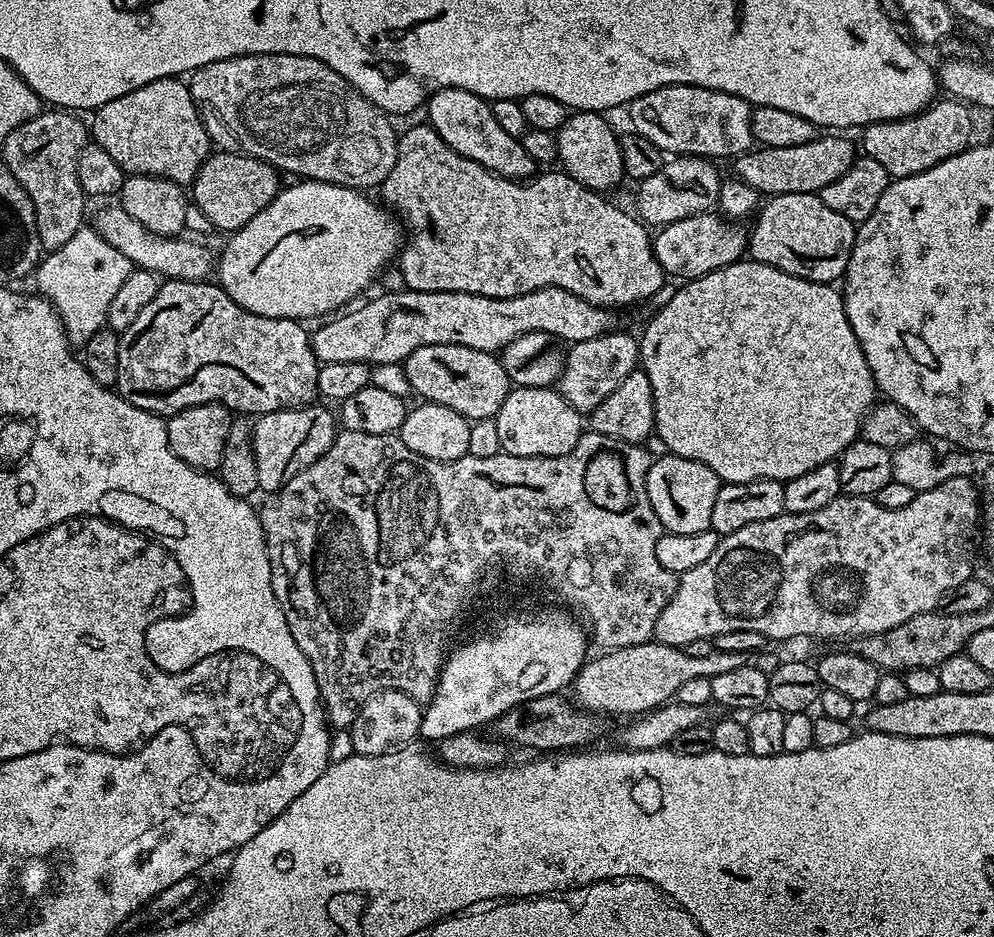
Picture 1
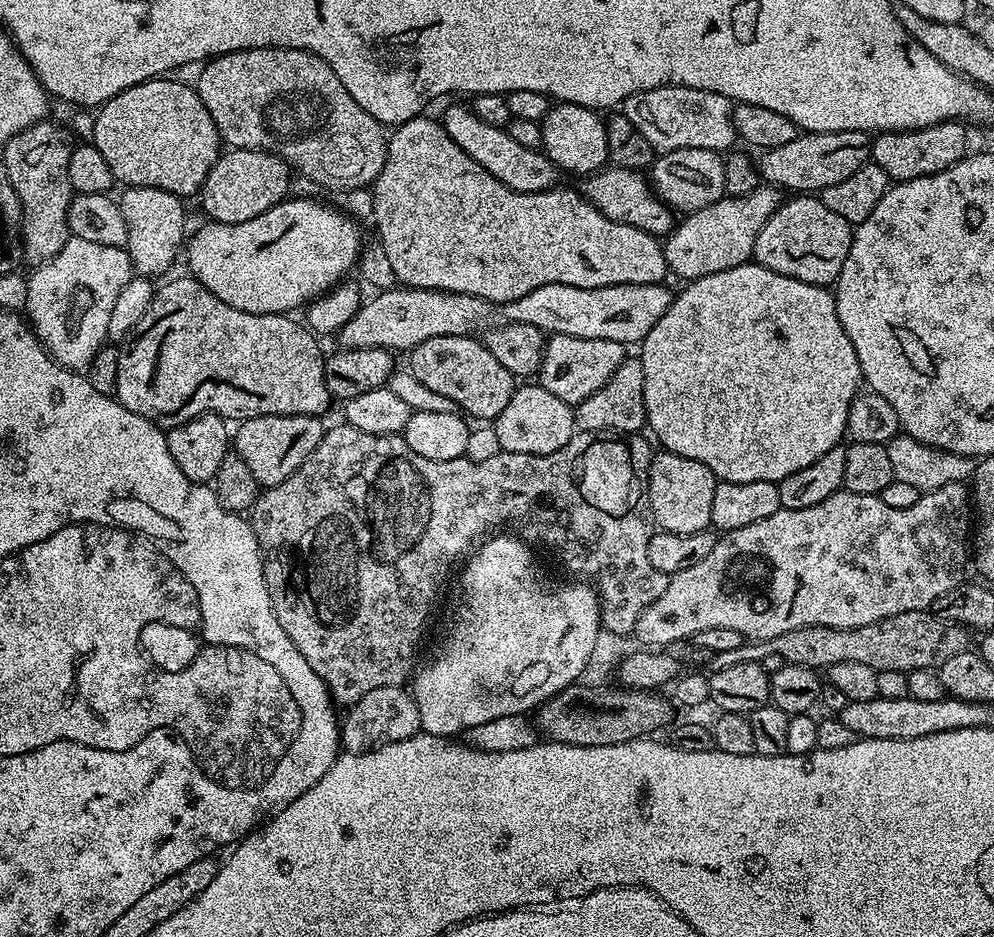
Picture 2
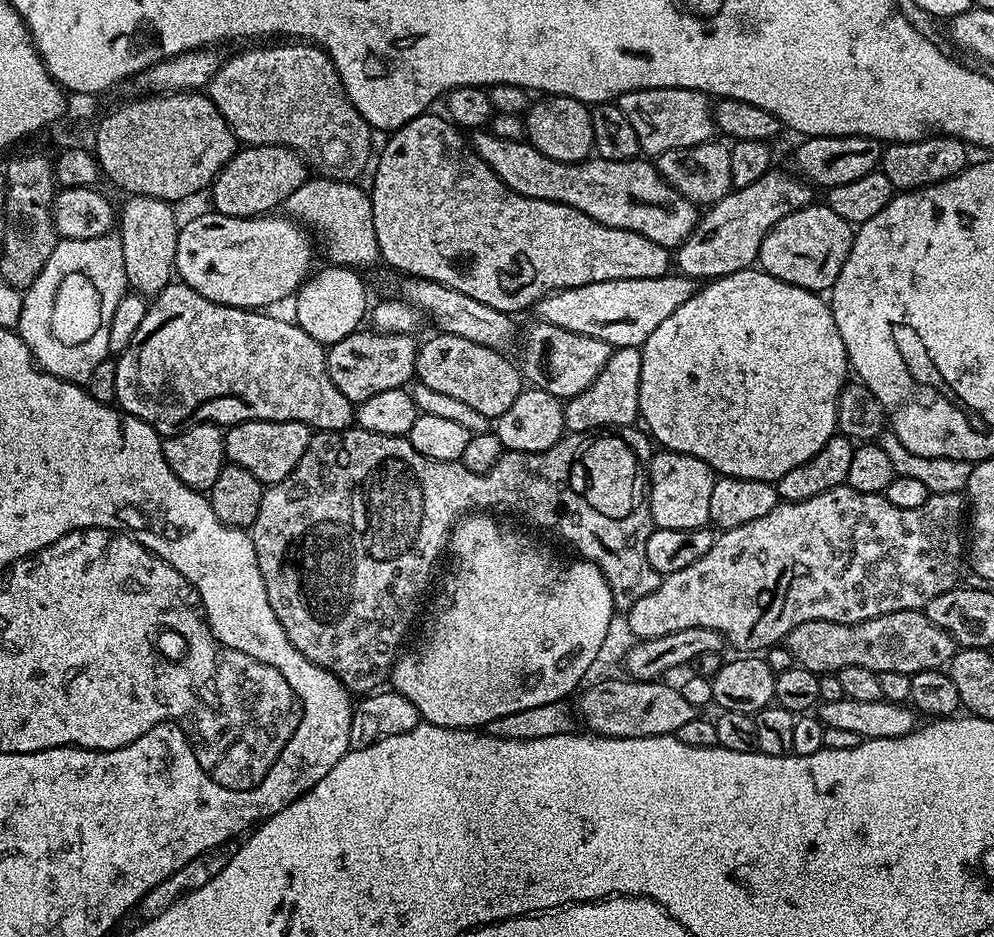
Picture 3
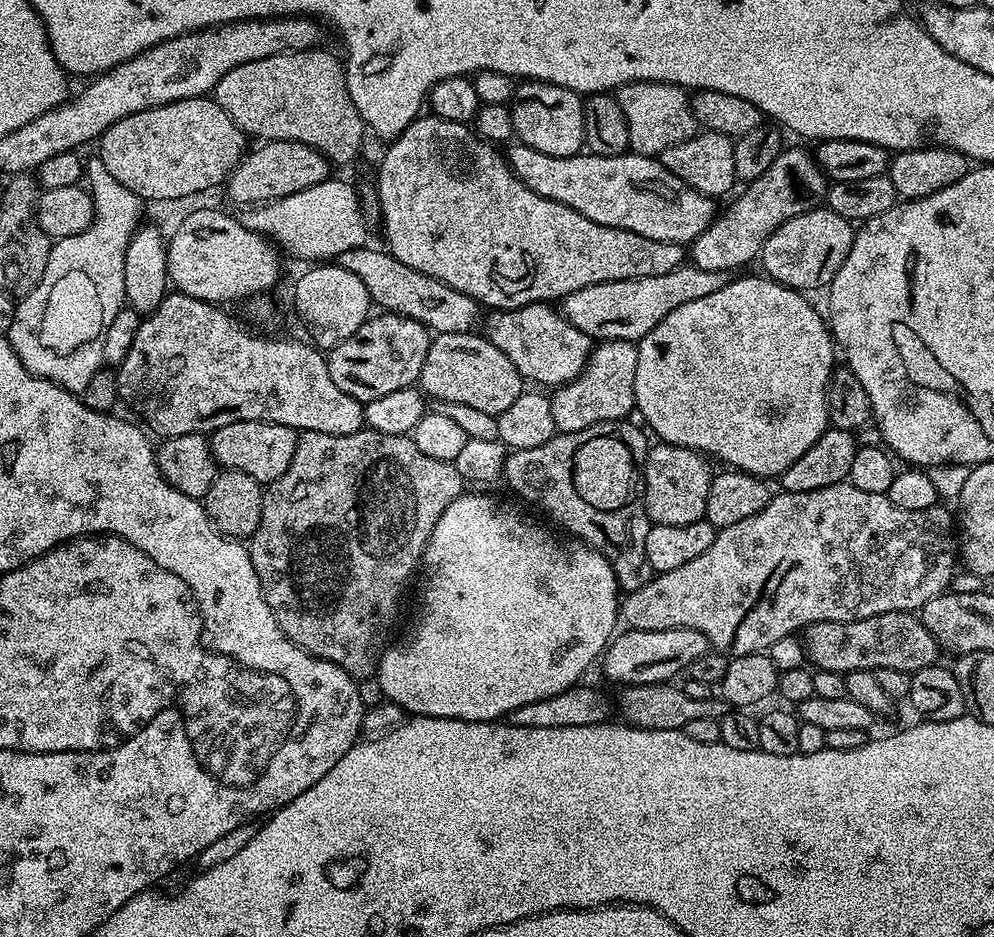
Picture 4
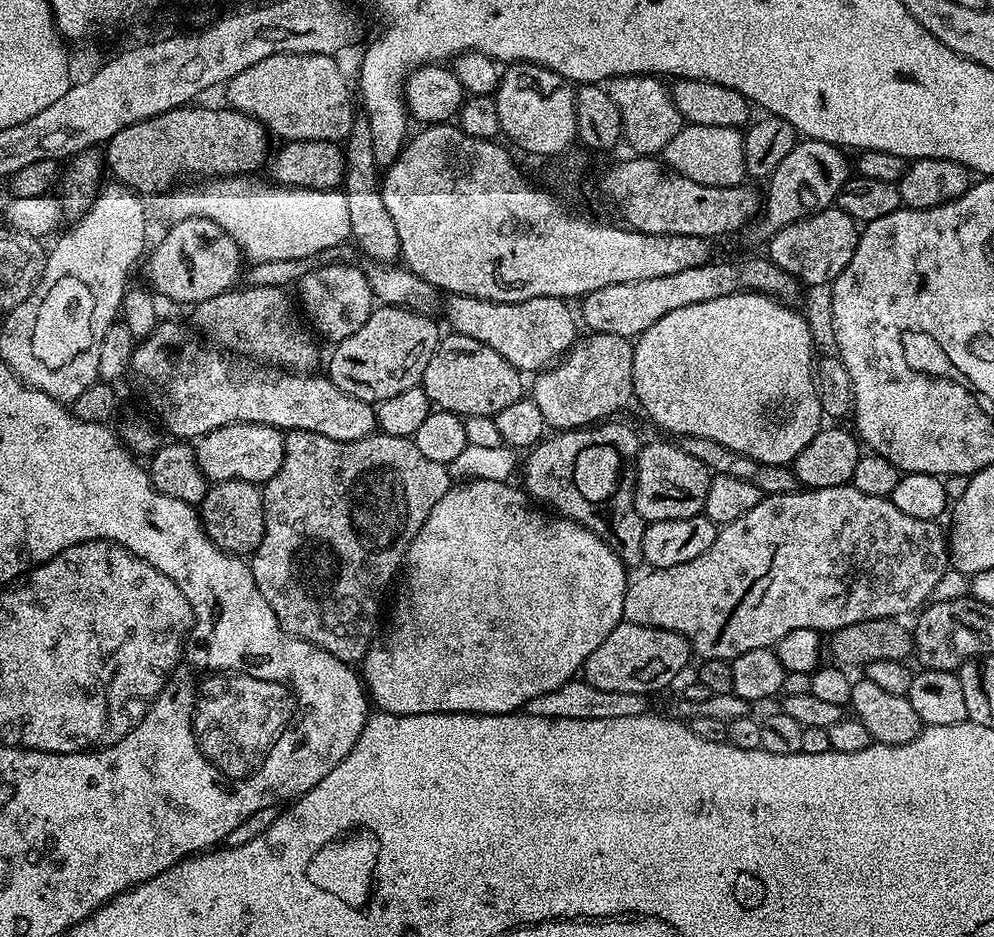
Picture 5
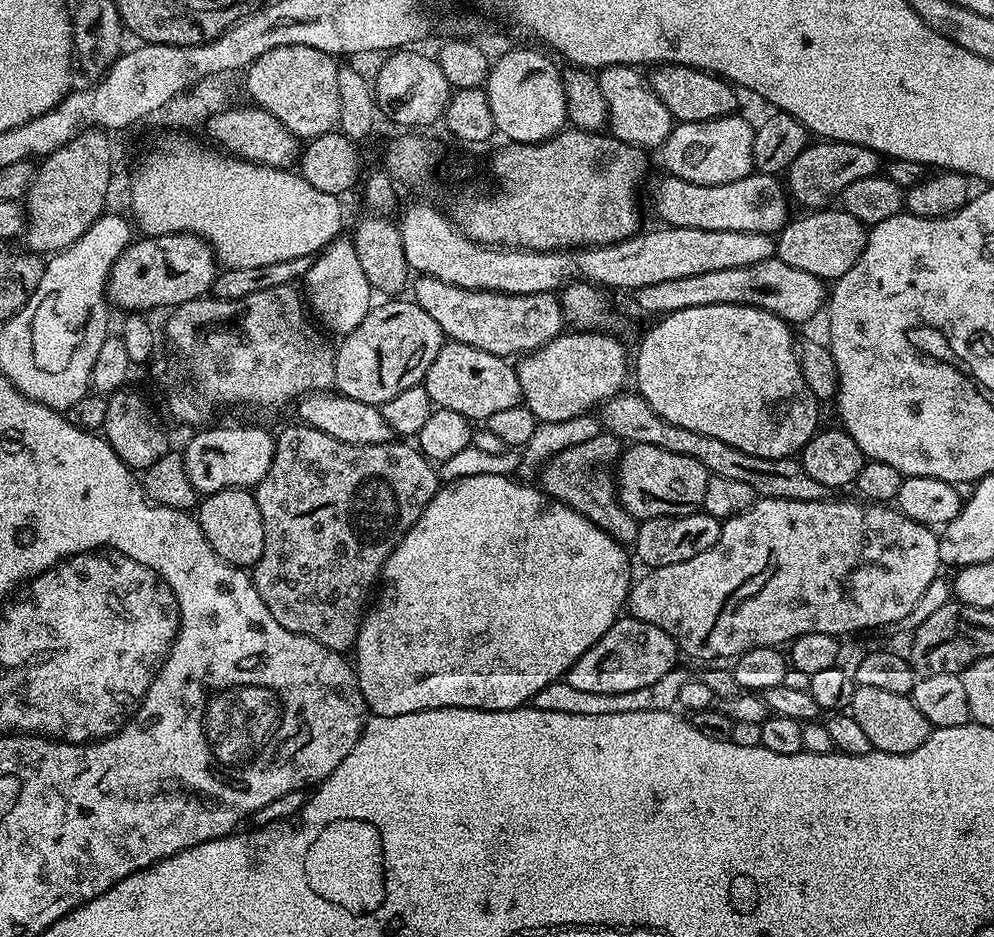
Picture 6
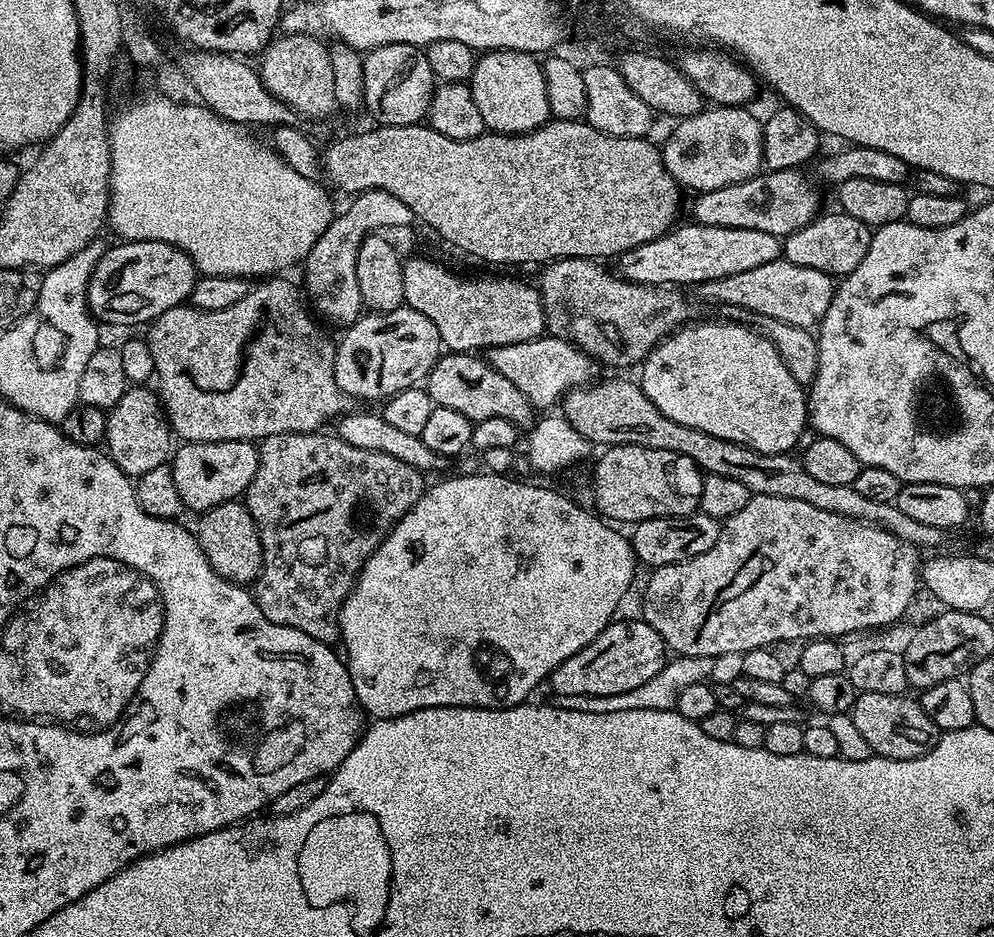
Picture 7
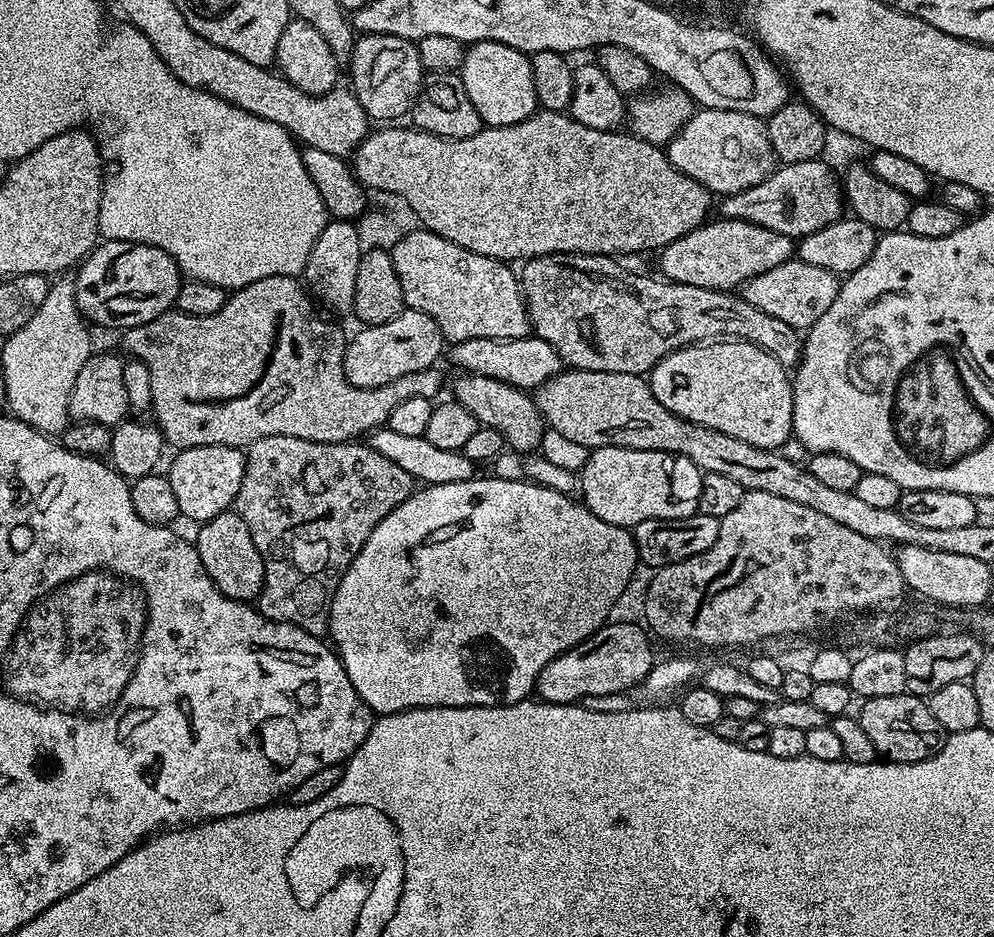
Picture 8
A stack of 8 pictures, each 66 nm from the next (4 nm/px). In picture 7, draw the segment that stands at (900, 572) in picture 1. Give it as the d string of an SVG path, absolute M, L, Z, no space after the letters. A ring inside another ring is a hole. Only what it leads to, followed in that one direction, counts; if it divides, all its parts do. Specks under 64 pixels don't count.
M753 495L743 510L738 510L738 514L721 523L718 542L714 542L714 546L710 546L706 554L698 554L698 558L690 558L686 562L651 569L649 576L652 577L644 588L642 619L654 626L654 630L658 630L665 645L671 651L673 648L673 653L682 656L712 655L725 658L732 655L735 657L755 648L780 646L776 644L783 640L807 642L817 638L844 638L840 636L860 632L863 628L880 628L883 624L894 623L911 606L912 599L916 596L916 587L921 587L922 556L913 544L907 544L902 538L894 538L894 534L884 532L874 524L863 524L860 520L846 518L842 514L830 514L830 510L818 510L818 506L810 506L810 502L798 502L798 498Z

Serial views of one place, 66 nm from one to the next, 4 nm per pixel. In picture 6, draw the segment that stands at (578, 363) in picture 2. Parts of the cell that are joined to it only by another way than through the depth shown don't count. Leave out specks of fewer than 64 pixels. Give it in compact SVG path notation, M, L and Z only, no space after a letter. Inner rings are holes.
M417 275L410 288L414 303L422 306L438 326L442 326L445 337L451 343L474 346L478 350L486 350L495 356L519 358L525 352L533 352L550 342L565 331L564 312L560 309L560 301L556 292L539 292L538 294L506 294L505 292L479 292L473 288L450 286L438 278Z

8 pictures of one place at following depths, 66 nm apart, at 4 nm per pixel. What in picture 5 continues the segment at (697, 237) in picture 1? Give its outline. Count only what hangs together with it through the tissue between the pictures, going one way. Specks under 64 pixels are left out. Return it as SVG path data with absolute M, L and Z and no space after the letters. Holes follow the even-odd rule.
M807 138L797 139L794 150L778 162L778 166L767 177L768 193L762 196L762 211L746 229L746 235L754 243L763 245L772 239L772 235L794 222L807 216L818 214L833 207L836 195L842 186L853 175L854 168L847 160L845 149L821 140Z

